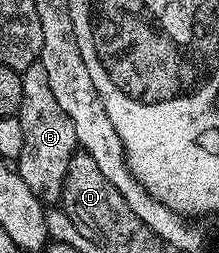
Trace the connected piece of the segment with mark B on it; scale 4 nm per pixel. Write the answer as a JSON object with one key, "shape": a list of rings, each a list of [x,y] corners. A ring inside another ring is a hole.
{"shape":[[[37,62],[21,75],[21,110],[18,118],[24,135],[24,149],[17,159],[17,171],[33,195],[44,202],[55,202],[62,197],[65,170],[69,170],[71,155],[77,151],[73,122],[69,122],[61,106],[57,106],[57,98],[53,98],[53,90],[49,86],[53,76],[47,71],[46,63]]]}

